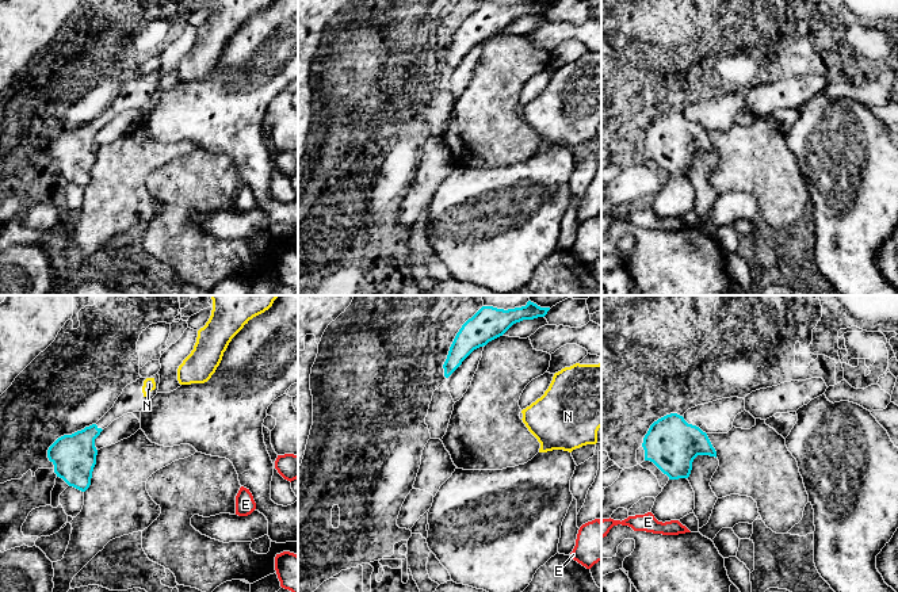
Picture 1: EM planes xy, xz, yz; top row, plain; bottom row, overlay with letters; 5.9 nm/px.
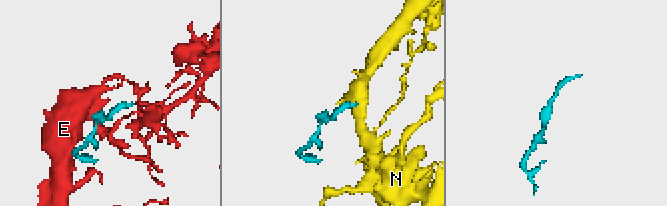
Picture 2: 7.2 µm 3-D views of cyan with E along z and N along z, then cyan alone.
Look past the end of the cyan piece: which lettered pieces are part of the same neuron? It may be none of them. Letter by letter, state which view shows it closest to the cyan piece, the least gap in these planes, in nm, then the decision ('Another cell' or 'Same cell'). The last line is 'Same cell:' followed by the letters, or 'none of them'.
E: Closest in yz. Distance 220 nm. Another cell
N: Closest in xy. Distance 320 nm. Same cell
Same cell: N

